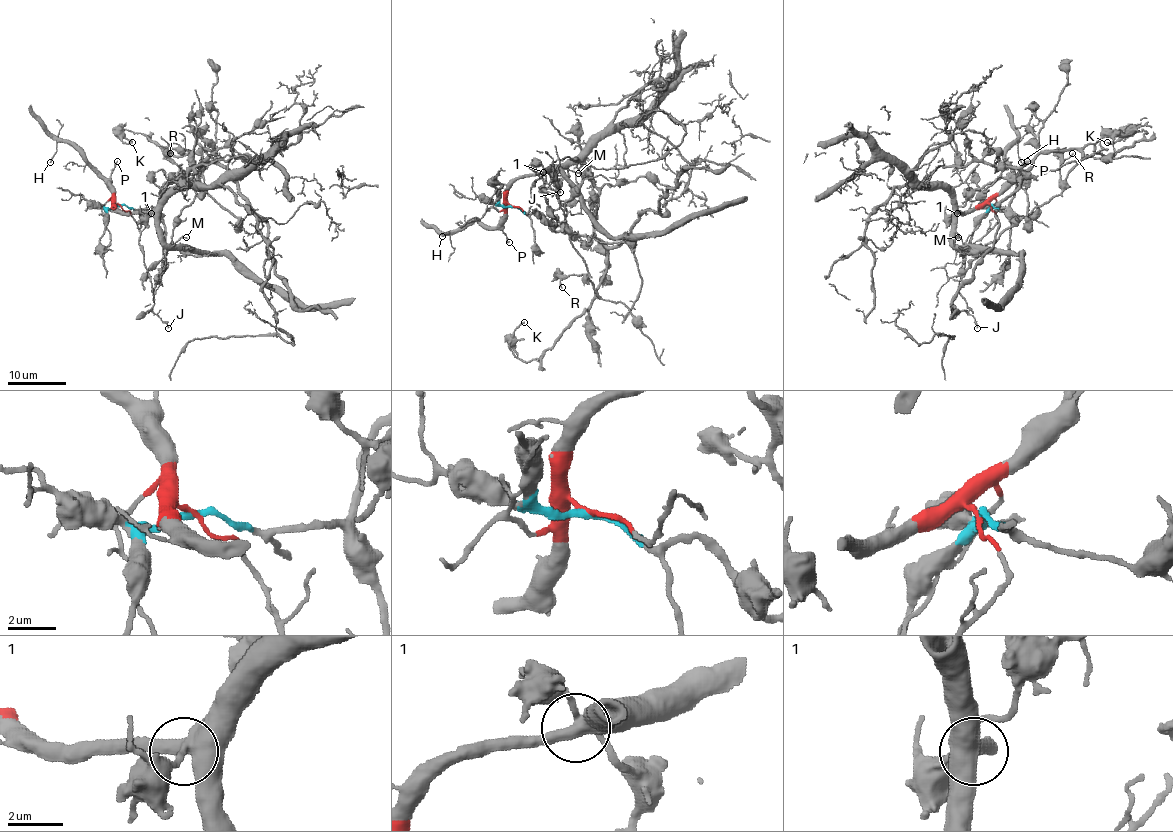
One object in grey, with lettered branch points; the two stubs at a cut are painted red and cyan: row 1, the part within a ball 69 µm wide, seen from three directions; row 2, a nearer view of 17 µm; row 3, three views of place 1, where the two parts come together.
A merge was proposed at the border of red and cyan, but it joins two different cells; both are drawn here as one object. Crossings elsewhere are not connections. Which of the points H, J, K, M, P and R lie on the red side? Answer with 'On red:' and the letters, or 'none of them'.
On red: H, J, M, P

